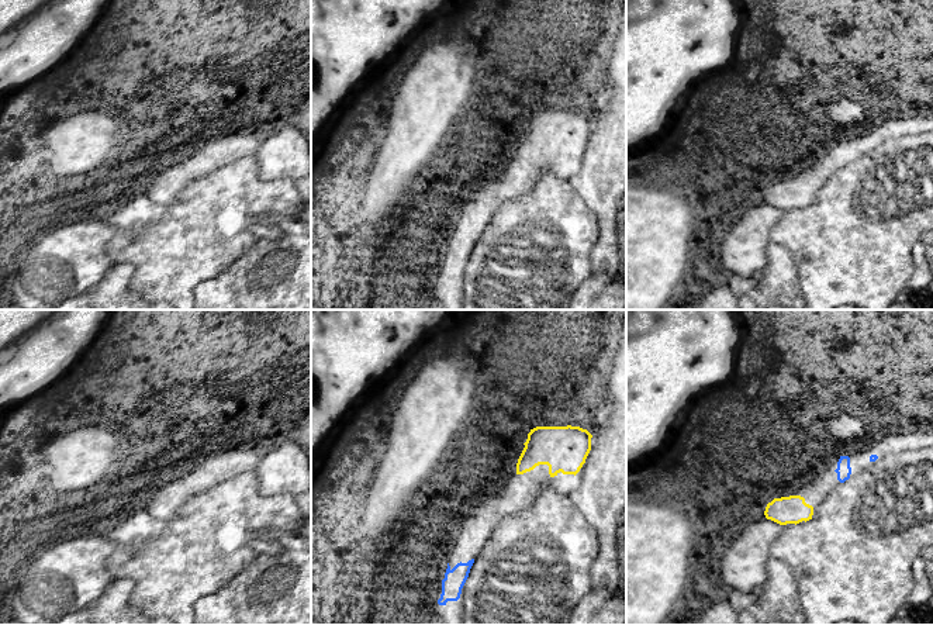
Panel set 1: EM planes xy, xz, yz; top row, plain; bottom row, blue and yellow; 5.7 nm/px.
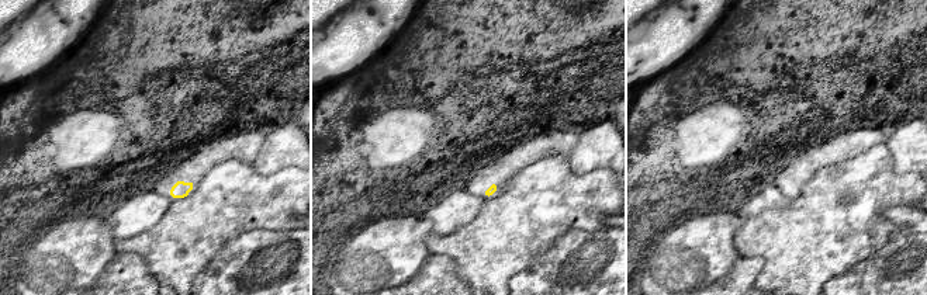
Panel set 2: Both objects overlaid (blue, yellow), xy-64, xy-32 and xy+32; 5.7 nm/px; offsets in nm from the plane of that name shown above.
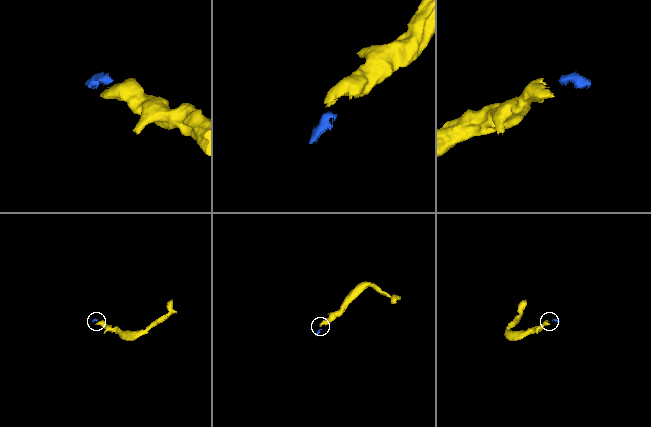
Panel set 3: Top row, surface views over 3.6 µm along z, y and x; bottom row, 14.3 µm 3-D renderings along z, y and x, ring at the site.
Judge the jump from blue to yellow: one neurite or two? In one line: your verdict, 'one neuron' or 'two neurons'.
one neuron

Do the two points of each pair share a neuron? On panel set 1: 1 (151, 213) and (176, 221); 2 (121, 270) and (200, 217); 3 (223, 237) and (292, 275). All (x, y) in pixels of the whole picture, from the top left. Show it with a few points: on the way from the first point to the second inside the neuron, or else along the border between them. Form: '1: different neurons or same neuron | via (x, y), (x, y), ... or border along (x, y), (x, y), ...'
1: different neurons | border along (166, 209), (152, 223), (138, 225)
2: different neurons | border along (113, 262), (134, 268), (131, 286), (142, 294)
3: different neurons | border along (277, 237), (258, 240), (221, 270)

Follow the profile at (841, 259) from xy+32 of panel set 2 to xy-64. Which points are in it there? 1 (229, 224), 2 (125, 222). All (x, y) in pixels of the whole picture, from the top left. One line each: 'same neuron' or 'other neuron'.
1: same neuron
2: other neuron

